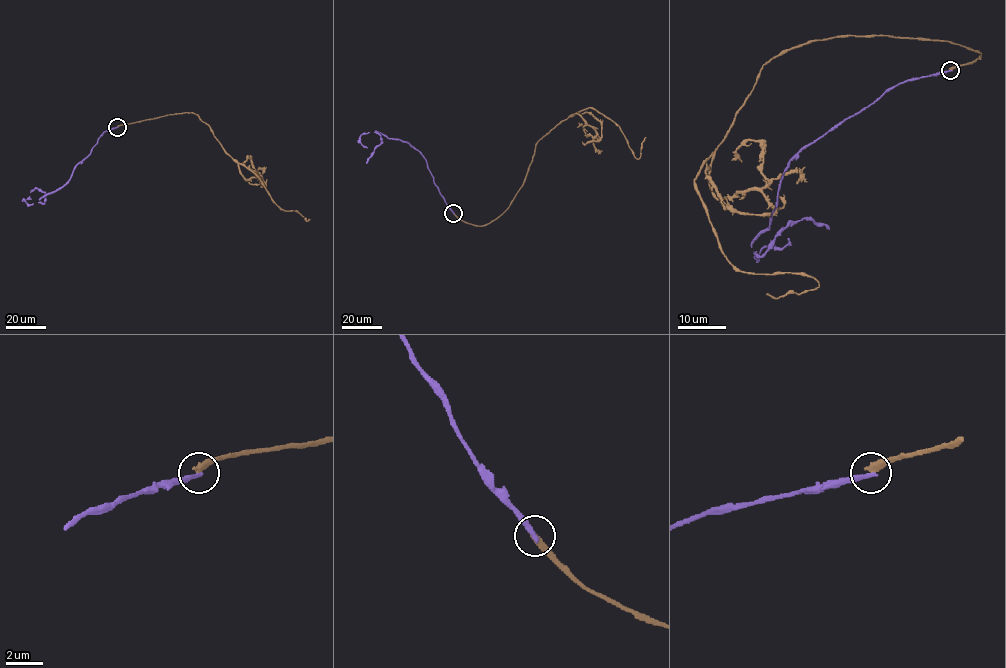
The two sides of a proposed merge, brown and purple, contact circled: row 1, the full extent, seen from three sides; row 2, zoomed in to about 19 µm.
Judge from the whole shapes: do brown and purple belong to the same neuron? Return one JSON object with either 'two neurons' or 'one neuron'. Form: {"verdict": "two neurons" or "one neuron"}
{"verdict": "two neurons"}

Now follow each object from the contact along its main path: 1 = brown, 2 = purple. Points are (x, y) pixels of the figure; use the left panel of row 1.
1: (118, 127), (193, 112), (208, 125), (223, 149), (256, 176), (272, 200), (283, 210), (296, 210), (309, 219)
2: (118, 127), (103, 133), (67, 182), (39, 202), (44, 203), (45, 194), (40, 190), (35, 188), (30, 192)

